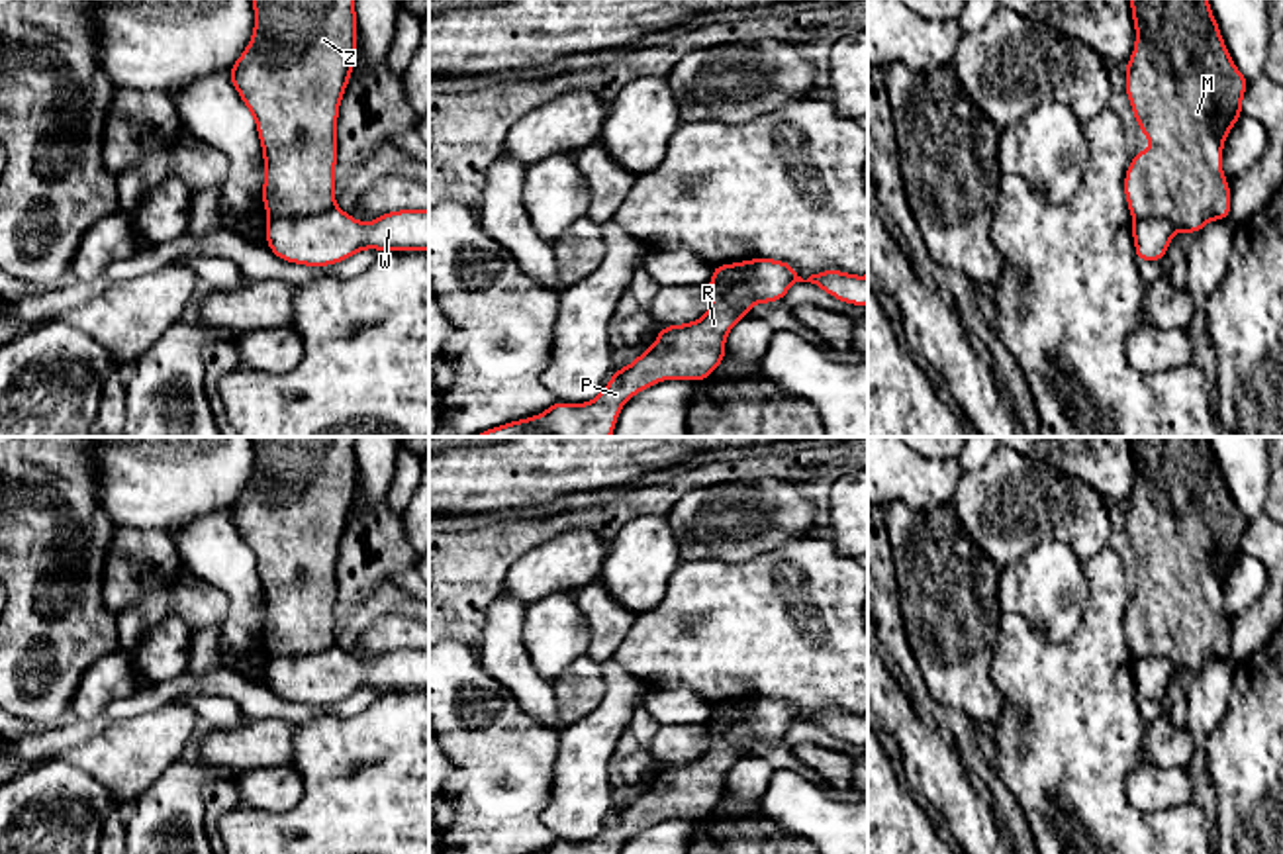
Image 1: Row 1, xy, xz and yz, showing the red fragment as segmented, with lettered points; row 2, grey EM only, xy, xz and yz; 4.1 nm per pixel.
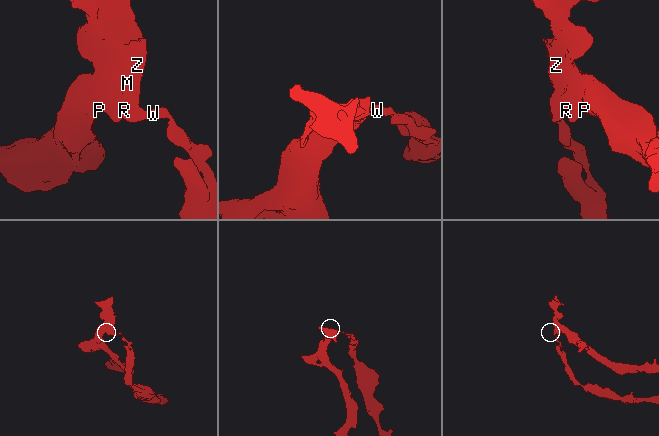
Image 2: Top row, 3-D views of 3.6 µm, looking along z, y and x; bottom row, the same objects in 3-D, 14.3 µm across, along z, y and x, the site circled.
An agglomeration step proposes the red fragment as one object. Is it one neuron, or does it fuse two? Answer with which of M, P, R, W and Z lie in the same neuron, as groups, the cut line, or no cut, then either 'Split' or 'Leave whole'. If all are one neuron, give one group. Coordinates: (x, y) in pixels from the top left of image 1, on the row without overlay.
Groups: M P R Z / W. Split along xz (743, 702), (739, 710), (721, 717), (721, 731), (733, 743). Split

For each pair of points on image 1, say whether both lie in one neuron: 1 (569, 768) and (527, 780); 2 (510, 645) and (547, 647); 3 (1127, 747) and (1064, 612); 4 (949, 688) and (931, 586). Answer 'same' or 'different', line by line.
1: different
2: different
3: different
4: same

